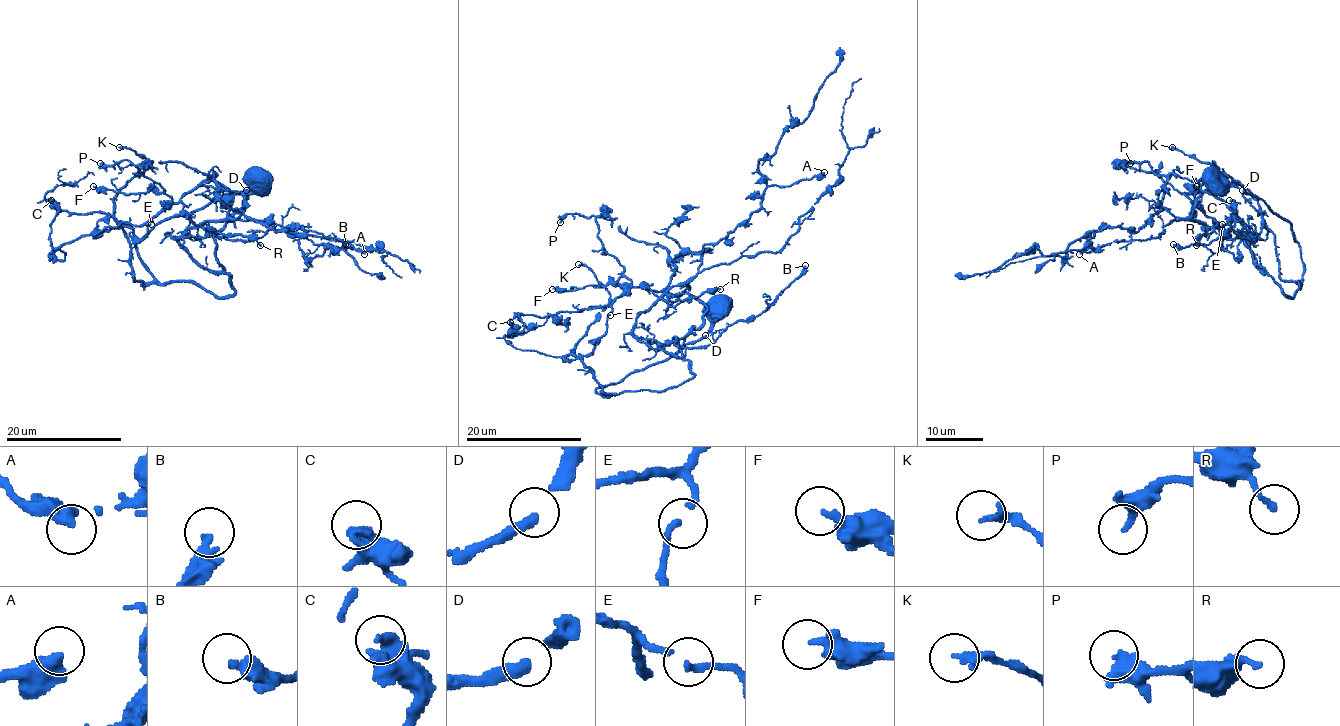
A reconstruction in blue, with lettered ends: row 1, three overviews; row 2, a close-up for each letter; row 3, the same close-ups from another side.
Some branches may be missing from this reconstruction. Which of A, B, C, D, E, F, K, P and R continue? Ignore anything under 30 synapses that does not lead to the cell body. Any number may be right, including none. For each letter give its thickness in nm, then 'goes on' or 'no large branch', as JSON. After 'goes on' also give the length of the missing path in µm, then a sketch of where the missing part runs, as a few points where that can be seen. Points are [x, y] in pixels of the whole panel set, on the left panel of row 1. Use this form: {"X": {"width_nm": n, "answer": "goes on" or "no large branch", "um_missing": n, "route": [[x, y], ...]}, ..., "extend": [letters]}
{"A": {"width_nm": 440, "answer": "no large branch"}, "B": {"width_nm": 360, "answer": "no large branch"}, "C": {"width_nm": 280, "answer": "no large branch"}, "D": {"width_nm": 260, "answer": "no large branch"}, "E": {"width_nm": 160, "answer": "no large branch"}, "F": {"width_nm": 260, "answer": "no large branch"}, "K": {"width_nm": 240, "answer": "no large branch"}, "P": {"width_nm": 240, "answer": "no large branch"}, "R": {"width_nm": 150, "answer": "no large branch"}, "extend": []}

